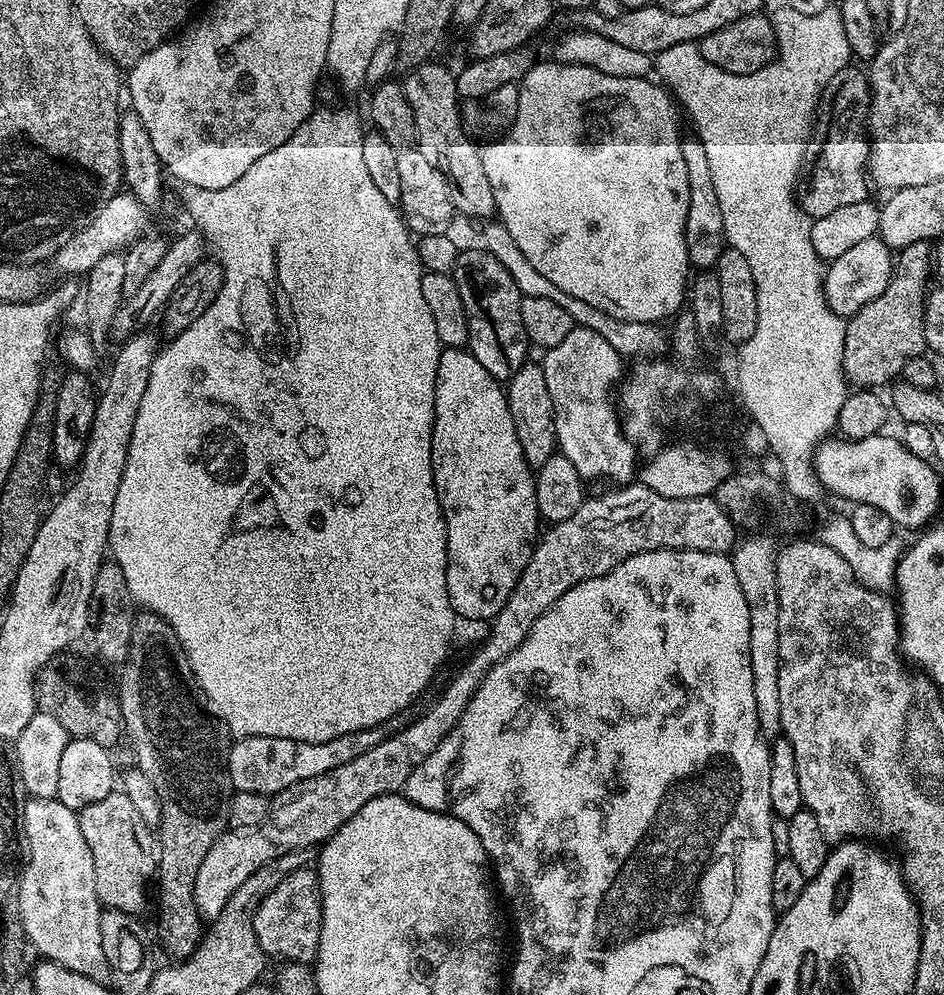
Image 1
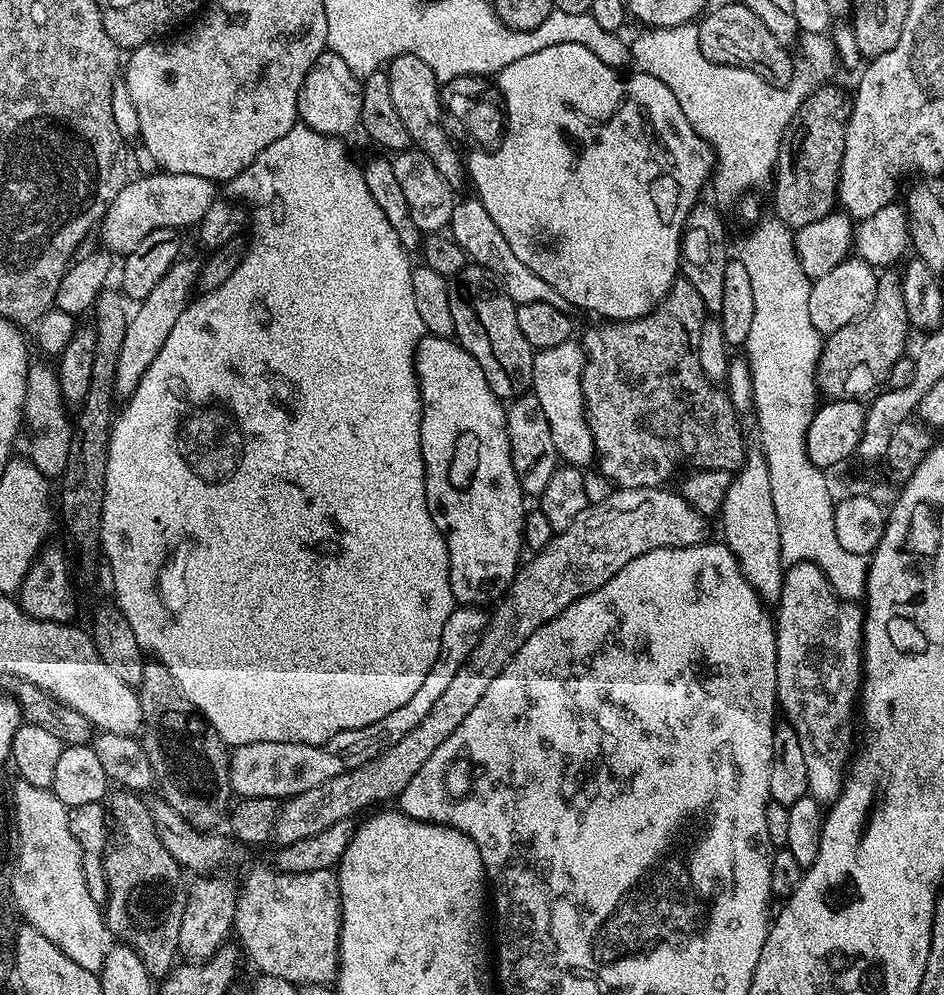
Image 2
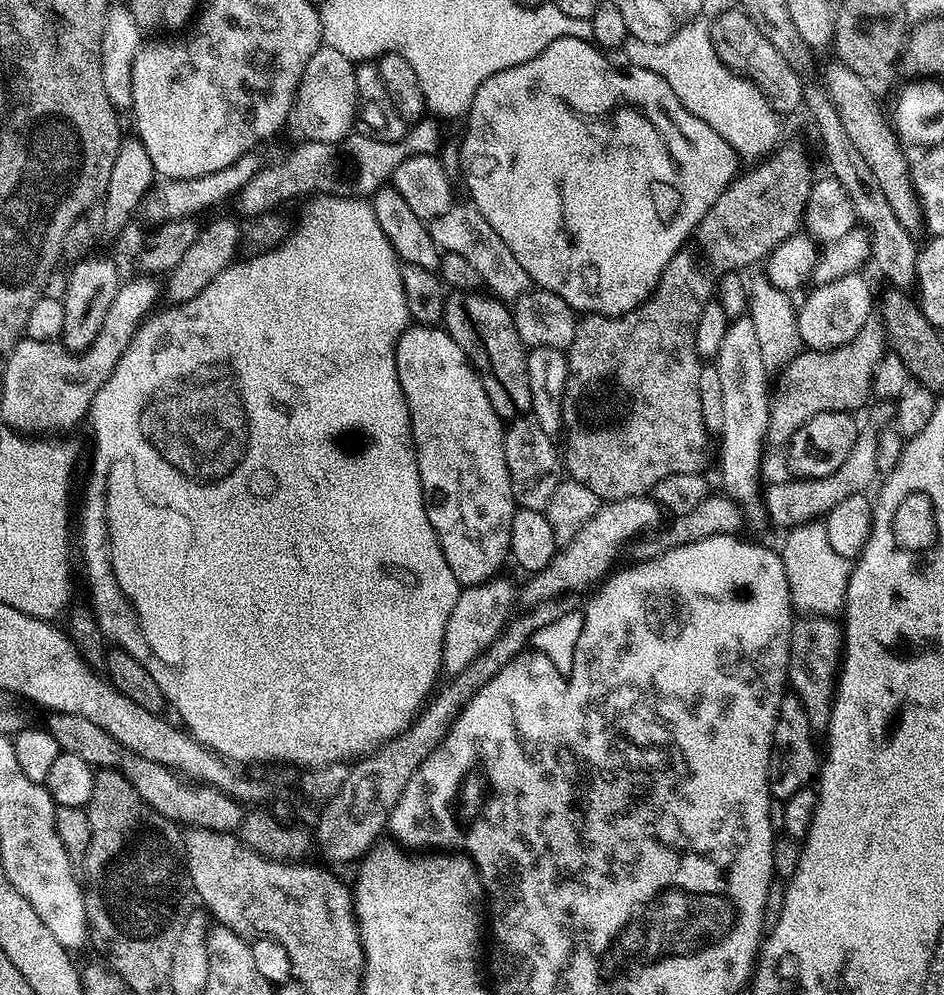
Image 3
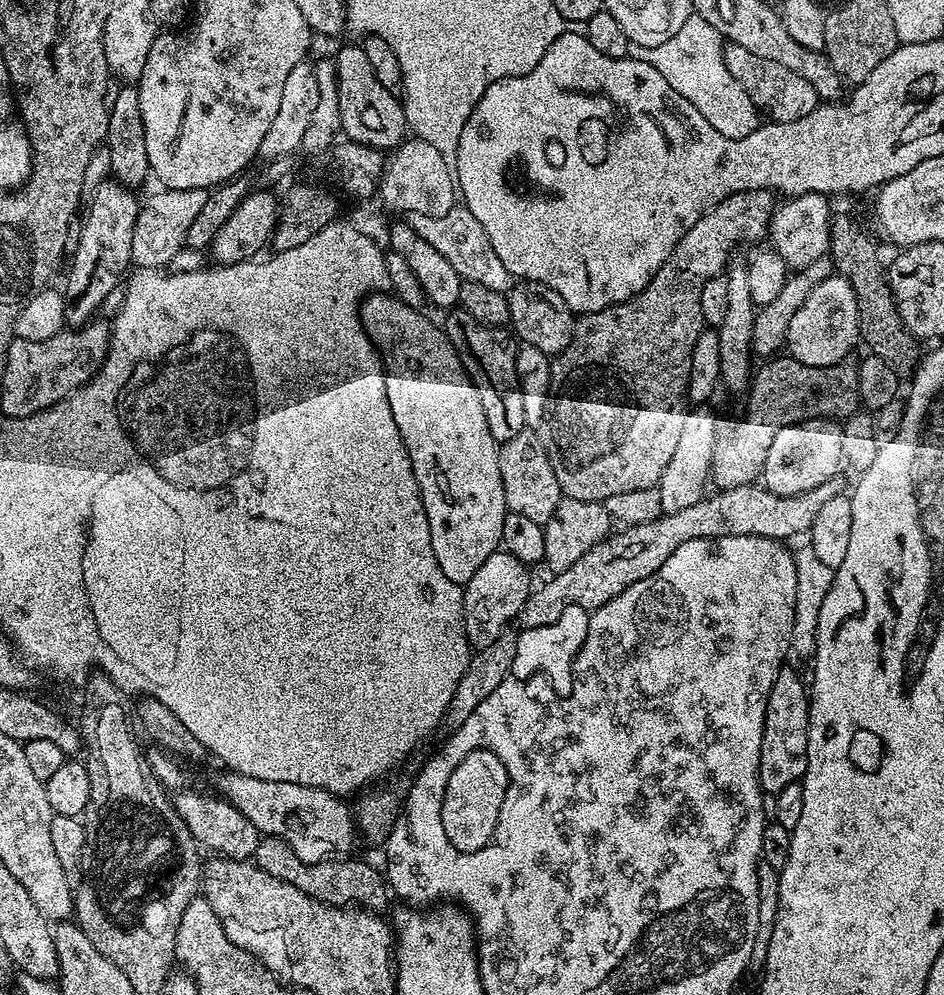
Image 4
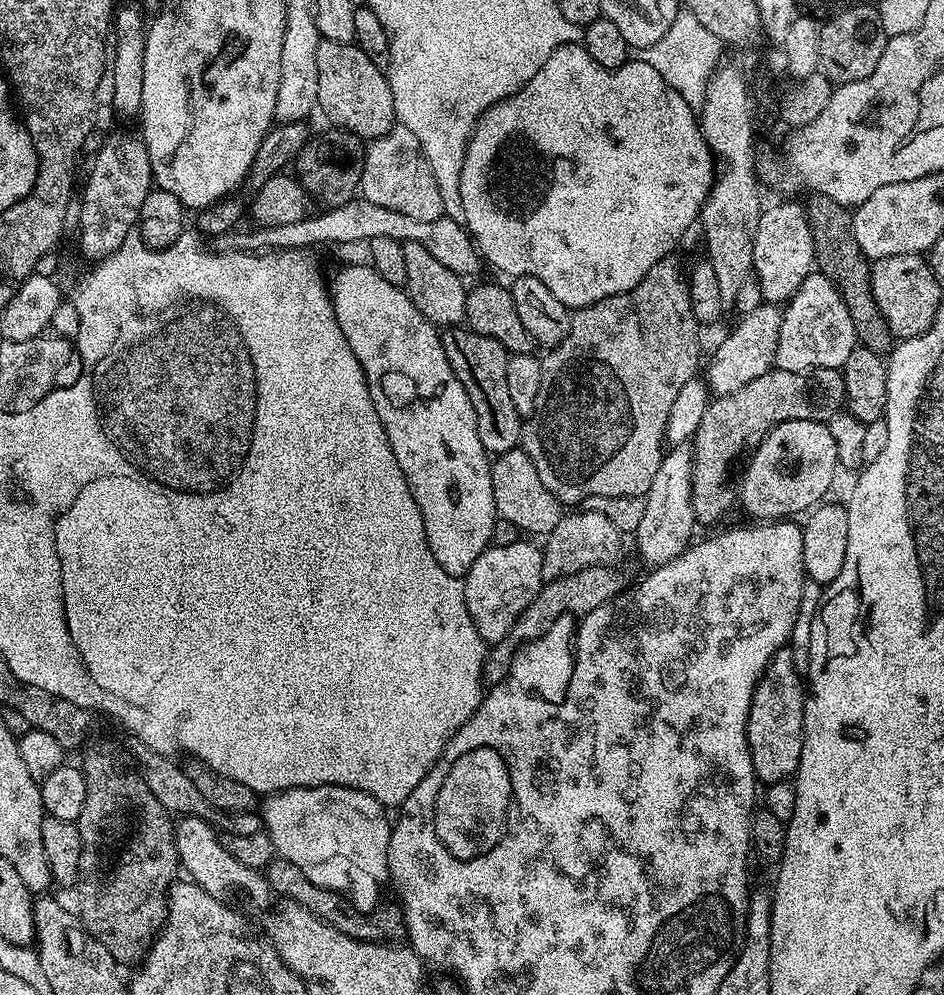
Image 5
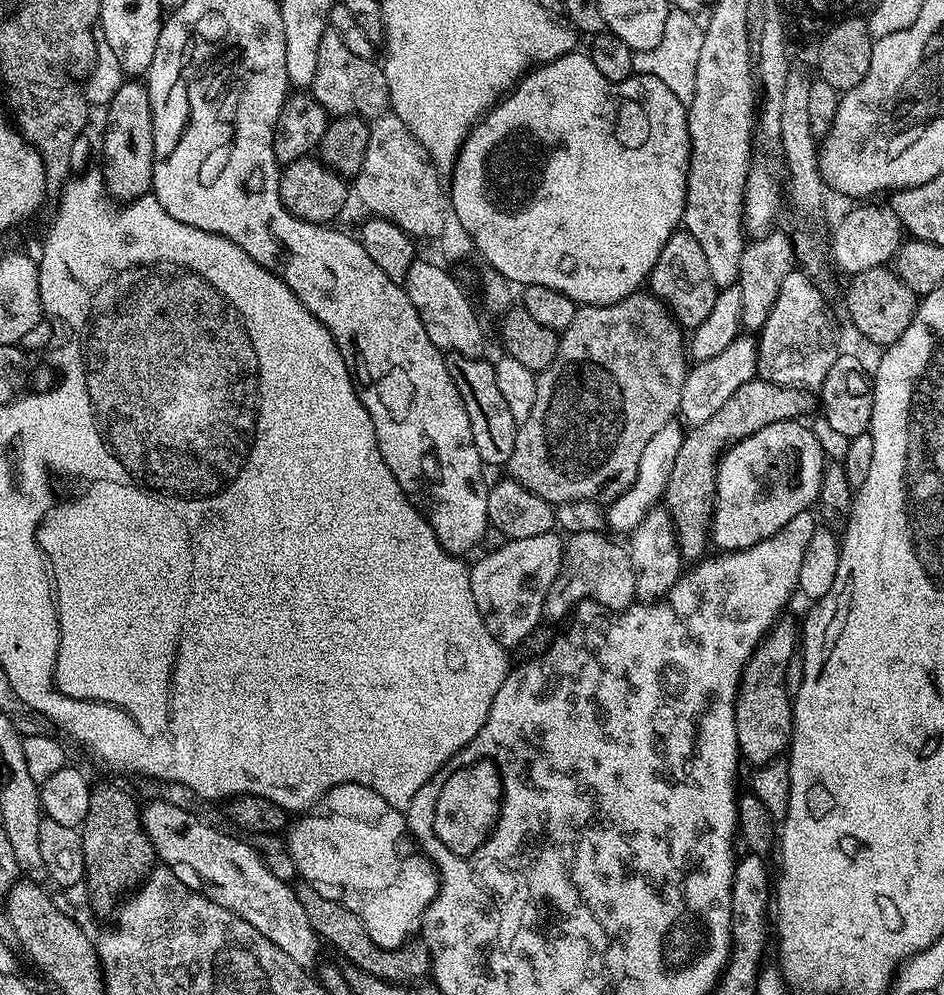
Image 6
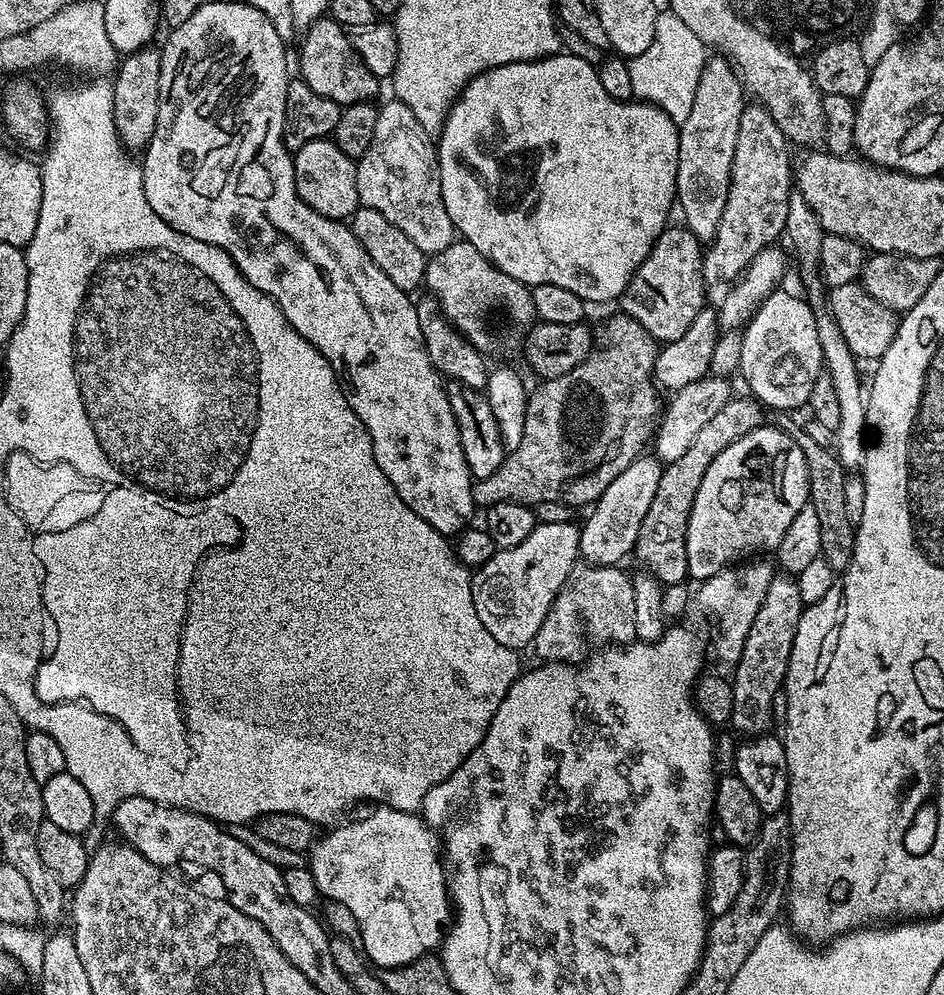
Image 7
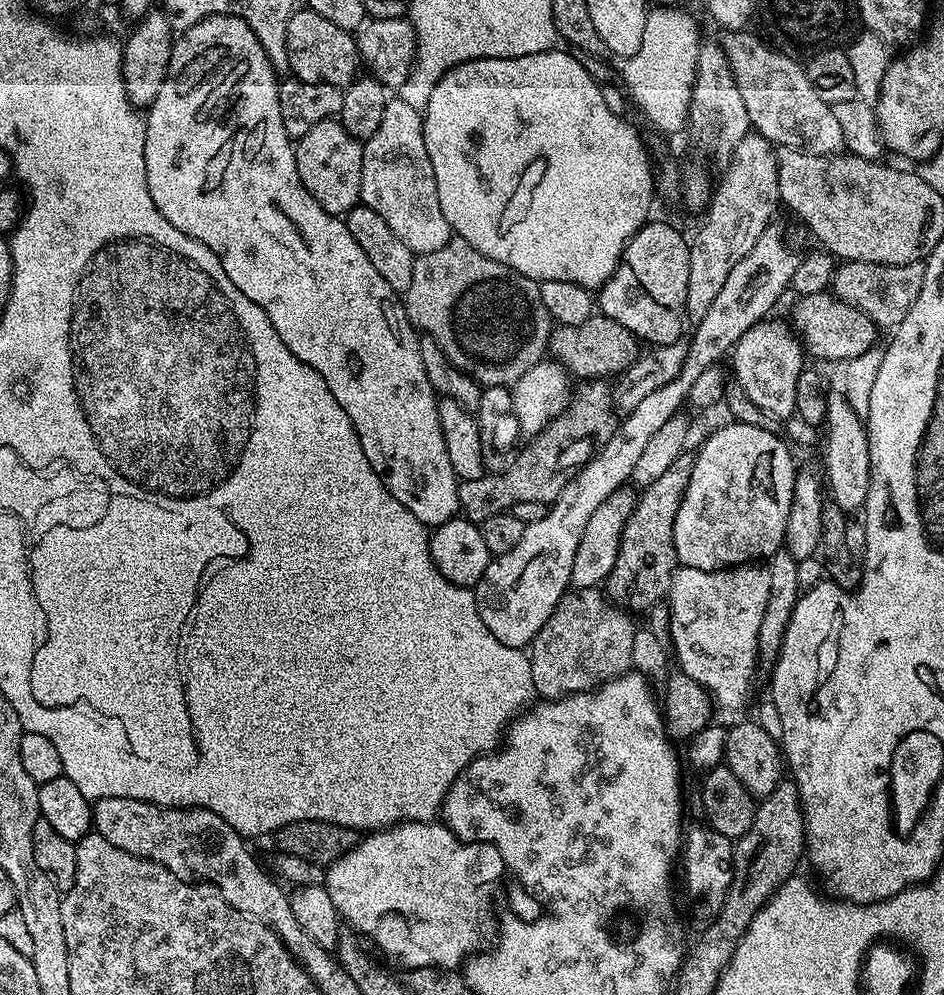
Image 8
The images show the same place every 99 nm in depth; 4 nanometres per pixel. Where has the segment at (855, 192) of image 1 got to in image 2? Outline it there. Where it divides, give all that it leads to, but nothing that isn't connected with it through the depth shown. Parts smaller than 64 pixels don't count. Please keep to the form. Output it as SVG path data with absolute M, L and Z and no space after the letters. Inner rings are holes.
M840 88L813 90L798 106L790 126L784 132L784 137L778 150L772 204L776 207L775 219L781 220L789 228L795 230L802 226L810 226L810 222L818 222L818 218L829 216L838 204L838 189L840 187L840 163L844 157L844 130L846 127L846 96Z

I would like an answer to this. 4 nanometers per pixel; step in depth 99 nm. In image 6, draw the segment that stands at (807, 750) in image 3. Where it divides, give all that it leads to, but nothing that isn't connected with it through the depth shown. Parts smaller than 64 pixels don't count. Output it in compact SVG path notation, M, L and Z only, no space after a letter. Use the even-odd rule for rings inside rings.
M781 618L758 642L740 675L736 691L734 726L738 734L740 755L752 766L779 760L792 743L792 701L786 690L786 666L798 652L798 624Z

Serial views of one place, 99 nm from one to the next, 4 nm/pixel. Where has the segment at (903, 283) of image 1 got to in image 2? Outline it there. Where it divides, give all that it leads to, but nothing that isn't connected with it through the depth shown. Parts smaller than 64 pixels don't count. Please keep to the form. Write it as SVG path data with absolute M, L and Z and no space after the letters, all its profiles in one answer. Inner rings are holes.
M884 270L879 273L876 281L874 302L861 316L856 317L853 324L842 326L838 330L827 333L820 349L820 360L816 364L816 382L821 393L833 400L871 401L877 392L887 385L890 366L898 362L898 358L905 355L904 343L908 340L910 325L906 314L906 302L902 302L902 286L900 272Z

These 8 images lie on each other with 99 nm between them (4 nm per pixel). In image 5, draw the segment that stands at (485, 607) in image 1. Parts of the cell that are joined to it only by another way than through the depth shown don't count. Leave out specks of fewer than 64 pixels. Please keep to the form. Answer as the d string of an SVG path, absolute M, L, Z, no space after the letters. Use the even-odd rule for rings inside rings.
M367 263L348 264L345 268L337 270L333 280L331 277L330 295L332 309L338 318L338 326L342 326L342 334L346 334L346 342L350 342L350 350L354 350L354 358L358 358L364 371L364 377L370 390L370 398L374 402L374 410L378 410L378 418L386 430L390 450L394 450L394 458L398 458L398 466L410 486L410 494L414 498L414 502L418 502L418 510L422 514L422 522L426 526L426 542L430 542L430 554L434 554L434 562L438 562L438 566L442 566L442 570L446 570L446 574L463 578L467 576L470 566L474 566L474 562L478 562L480 555L488 551L492 544L492 531L497 520L490 454L484 449L478 438L478 422L474 414L474 406L470 402L470 394L466 394L466 386L462 386L462 382L458 382L458 378L446 358L446 350L440 341L437 325L430 323L417 310L407 291L401 285L386 282L386 278L382 278L382 274L375 272Z

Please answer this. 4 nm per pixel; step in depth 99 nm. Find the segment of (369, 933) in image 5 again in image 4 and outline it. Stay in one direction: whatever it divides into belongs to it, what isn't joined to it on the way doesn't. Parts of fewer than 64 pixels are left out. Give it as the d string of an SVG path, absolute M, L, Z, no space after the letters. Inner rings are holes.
M264 836L258 842L254 863L256 867L266 870L266 874L274 874L274 878L282 878L282 882L290 882L290 886L298 886L304 894L329 904L335 908L347 908L352 905L363 906L373 913L383 913L388 904L390 888L385 877L380 876L364 860L348 860L352 858L329 858L317 864L307 864L290 850L285 840L276 836Z

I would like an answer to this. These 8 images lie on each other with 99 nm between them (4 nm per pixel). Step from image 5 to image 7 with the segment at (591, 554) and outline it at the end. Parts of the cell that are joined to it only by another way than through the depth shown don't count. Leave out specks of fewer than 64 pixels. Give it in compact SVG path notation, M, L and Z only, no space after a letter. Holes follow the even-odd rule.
M580 566L572 572L568 580L561 586L560 592L553 600L549 612L538 627L534 649L541 661L550 664L570 664L580 662L589 655L588 643L593 640L596 646L623 646L637 639L635 632L634 586L633 577L623 572L623 567L598 568L595 566Z

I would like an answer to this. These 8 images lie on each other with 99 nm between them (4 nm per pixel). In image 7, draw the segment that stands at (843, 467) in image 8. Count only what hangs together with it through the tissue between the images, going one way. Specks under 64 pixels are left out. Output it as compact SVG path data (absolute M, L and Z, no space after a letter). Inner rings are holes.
M799 194L792 195L786 214L783 239L788 240L789 249L787 248L787 251L790 256L790 251L792 251L793 258L800 263L800 280L804 283L805 290L809 292L806 299L812 308L818 326L818 340L822 342L826 374L832 379L832 384L840 399L840 421L834 430L834 453L845 469L856 470L863 465L866 447L866 392L863 387L860 389L860 374L856 370L857 357L853 356L850 348L846 346L846 338L842 338L832 317L832 311L828 309L828 292L821 279L819 256L825 235L824 228L821 227L818 218L810 210L810 206Z

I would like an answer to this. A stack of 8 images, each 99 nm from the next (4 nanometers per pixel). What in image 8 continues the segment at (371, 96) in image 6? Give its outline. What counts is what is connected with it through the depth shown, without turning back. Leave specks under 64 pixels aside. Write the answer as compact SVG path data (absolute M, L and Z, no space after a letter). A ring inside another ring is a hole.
M311 10L300 11L293 11L288 19L288 66L291 75L302 82L347 88L357 79L362 68L355 35L338 30L338 26L334 26L334 22L326 22L322 14L314 14Z

